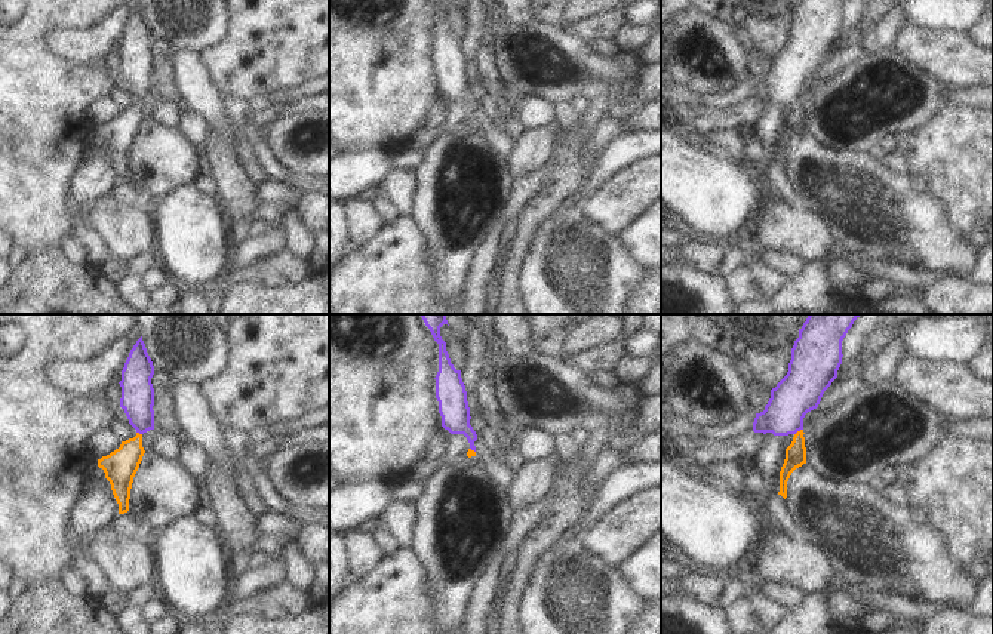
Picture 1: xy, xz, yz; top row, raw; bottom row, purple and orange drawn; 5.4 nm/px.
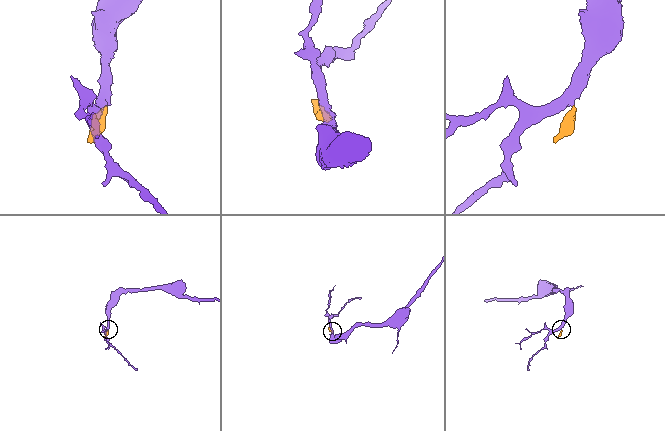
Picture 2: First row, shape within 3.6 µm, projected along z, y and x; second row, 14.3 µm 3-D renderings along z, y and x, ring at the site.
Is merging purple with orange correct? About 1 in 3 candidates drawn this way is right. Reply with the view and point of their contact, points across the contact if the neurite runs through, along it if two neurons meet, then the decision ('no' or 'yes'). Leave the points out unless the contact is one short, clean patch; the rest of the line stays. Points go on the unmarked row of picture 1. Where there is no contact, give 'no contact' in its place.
contact yz (798, 98); border yz (802, 97), (795, 102); no

